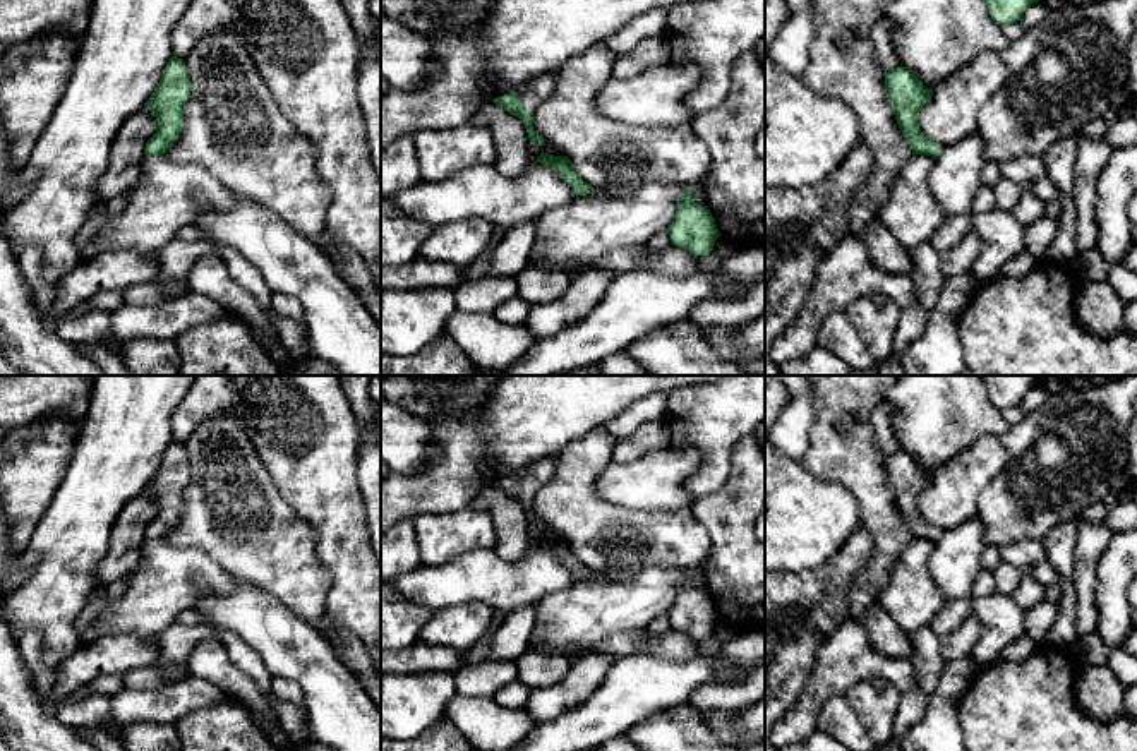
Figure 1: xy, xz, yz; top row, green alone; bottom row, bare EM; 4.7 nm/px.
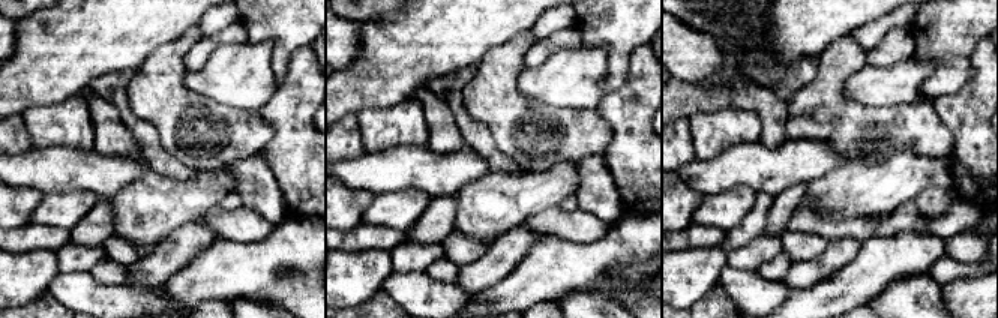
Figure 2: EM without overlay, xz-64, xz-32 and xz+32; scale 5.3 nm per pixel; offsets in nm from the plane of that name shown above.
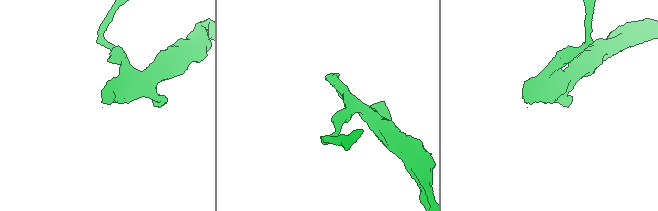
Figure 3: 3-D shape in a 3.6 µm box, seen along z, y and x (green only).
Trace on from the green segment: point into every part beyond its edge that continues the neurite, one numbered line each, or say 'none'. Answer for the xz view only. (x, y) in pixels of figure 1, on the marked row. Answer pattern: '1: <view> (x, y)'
1: xz (532, 93)

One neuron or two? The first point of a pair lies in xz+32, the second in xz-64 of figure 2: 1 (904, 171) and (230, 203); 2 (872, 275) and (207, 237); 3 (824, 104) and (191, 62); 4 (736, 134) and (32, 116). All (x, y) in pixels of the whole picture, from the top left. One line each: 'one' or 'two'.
1: two
2: two
3: two
4: one

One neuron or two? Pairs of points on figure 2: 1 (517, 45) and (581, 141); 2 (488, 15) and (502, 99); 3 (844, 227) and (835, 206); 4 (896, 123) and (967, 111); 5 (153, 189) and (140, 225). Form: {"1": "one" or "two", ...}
{"1": "one", "2": "two", "3": "two", "4": "two", "5": "one"}

